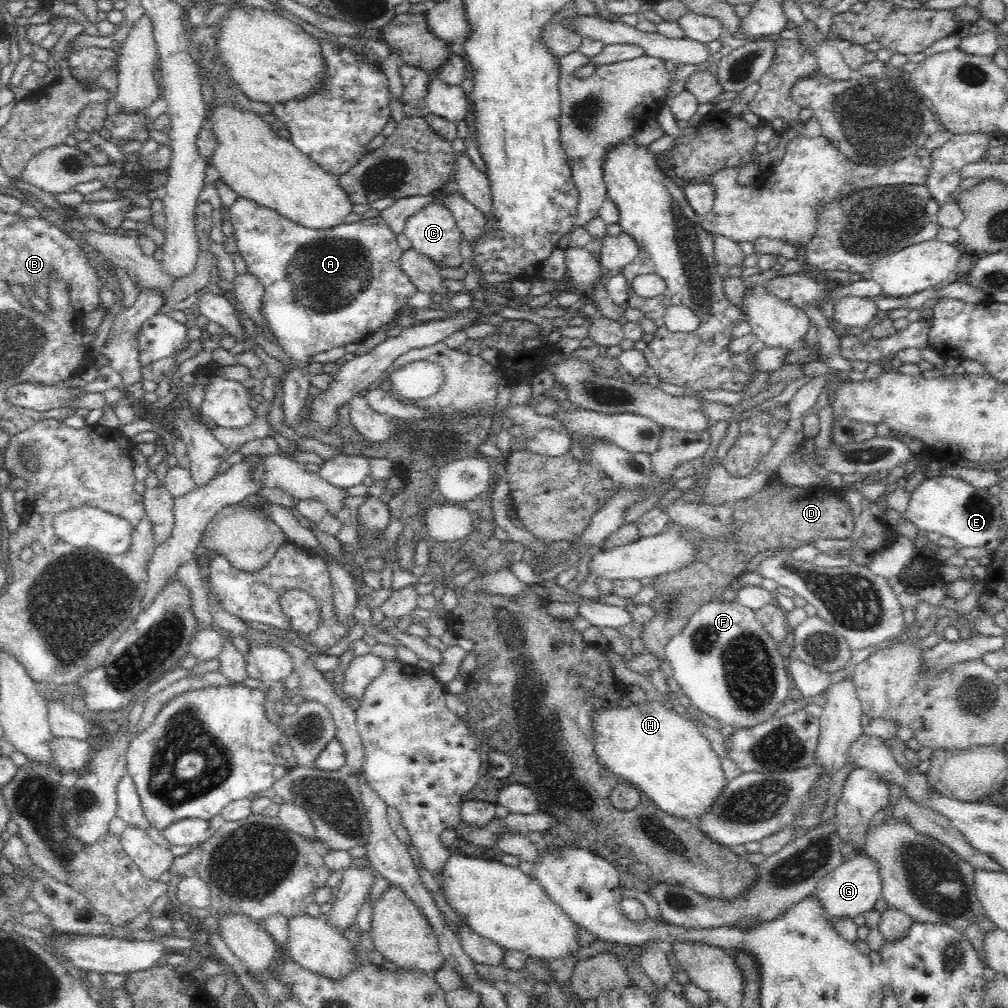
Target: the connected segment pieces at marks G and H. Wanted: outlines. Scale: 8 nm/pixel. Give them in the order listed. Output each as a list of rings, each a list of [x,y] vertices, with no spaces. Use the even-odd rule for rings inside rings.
[[[858,853],[854,859],[845,860],[835,871],[824,875],[814,895],[821,900],[832,923],[832,918],[854,918],[857,914],[874,909],[876,901],[883,898],[883,884],[879,864],[871,856]]]
[[[646,701],[645,703],[633,703],[627,709],[622,707],[598,707],[593,714],[593,731],[596,736],[596,755],[598,760],[609,768],[614,774],[617,774],[621,779],[629,782],[634,788],[637,788],[642,794],[646,794],[662,812],[686,820],[692,826],[700,828],[701,820],[711,811],[719,796],[725,791],[727,778],[721,765],[721,760],[712,749],[711,743],[704,734],[700,733],[697,725],[689,721],[688,717],[682,711],[677,711],[677,708],[666,705],[664,702]]]

